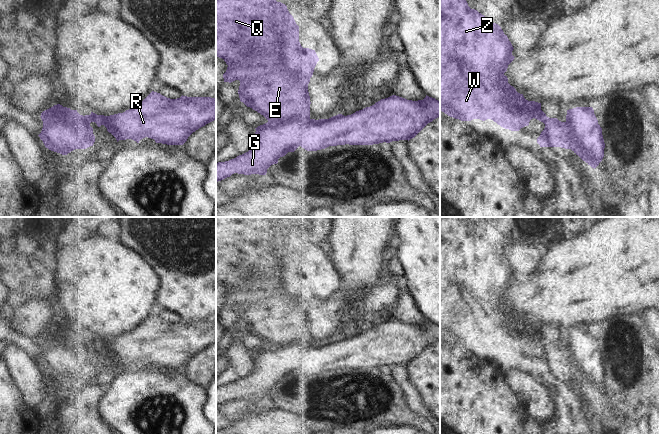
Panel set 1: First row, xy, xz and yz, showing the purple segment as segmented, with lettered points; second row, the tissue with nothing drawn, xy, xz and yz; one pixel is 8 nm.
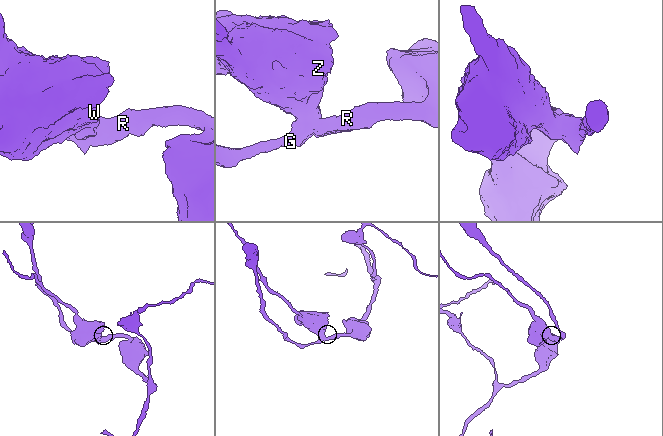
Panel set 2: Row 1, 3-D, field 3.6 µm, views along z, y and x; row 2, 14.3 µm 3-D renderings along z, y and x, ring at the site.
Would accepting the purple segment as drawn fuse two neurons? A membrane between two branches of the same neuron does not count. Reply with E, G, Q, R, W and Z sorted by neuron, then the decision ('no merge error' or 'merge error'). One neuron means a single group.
E Q W Z / G R; merge error

